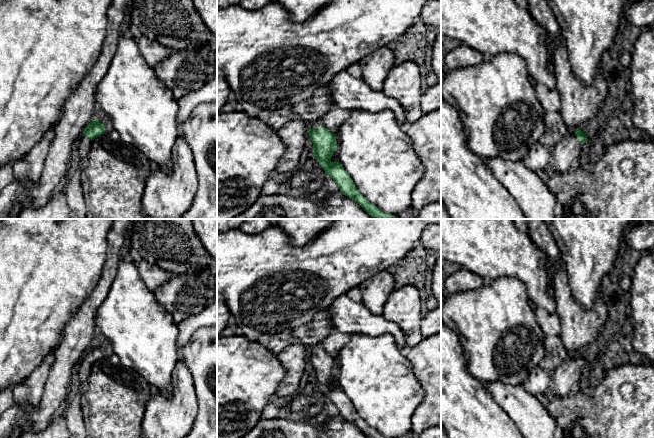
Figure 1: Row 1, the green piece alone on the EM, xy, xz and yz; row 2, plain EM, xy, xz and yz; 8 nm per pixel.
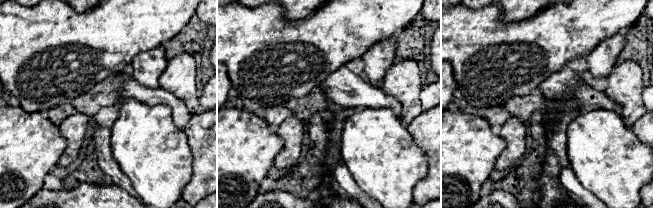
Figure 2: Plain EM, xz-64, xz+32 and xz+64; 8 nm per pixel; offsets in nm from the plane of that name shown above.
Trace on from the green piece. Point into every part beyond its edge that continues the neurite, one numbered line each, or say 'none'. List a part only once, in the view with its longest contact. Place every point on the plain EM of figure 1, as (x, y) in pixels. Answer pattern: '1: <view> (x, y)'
1: yz (566, 379)

